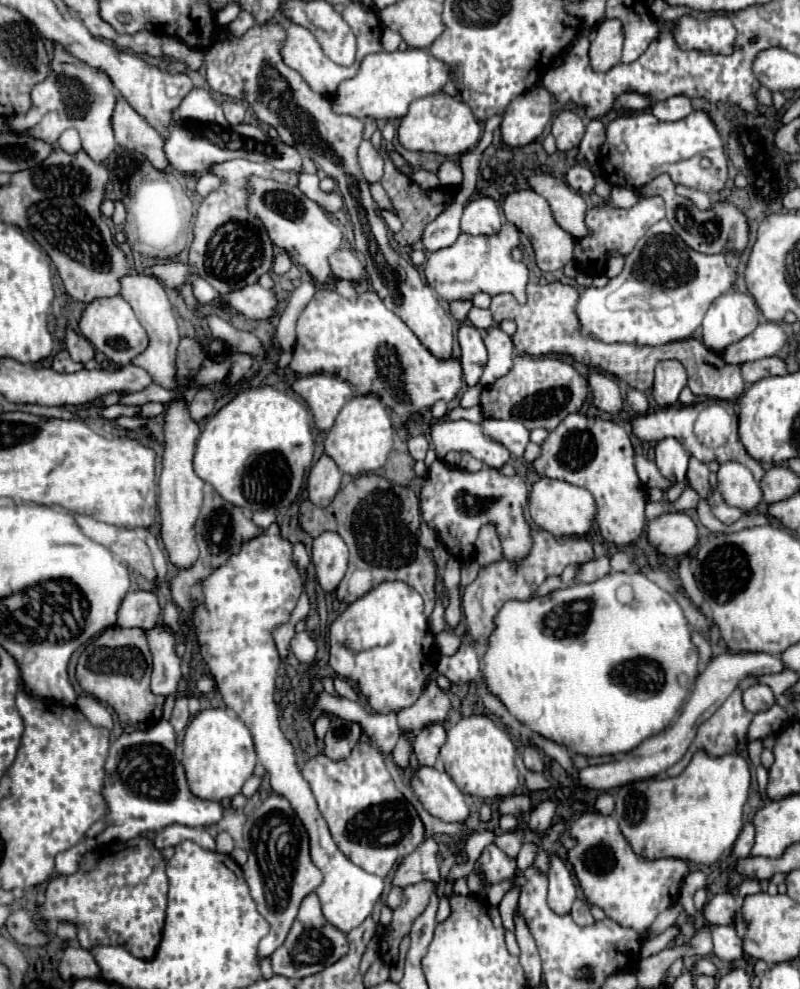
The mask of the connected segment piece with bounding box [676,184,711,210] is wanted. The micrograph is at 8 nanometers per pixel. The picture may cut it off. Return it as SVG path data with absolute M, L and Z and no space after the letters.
M676 186L676 192L679 196L691 200L699 210L709 210L711 208L711 196L705 194L705 192L697 192L693 188L685 188L685 186Z

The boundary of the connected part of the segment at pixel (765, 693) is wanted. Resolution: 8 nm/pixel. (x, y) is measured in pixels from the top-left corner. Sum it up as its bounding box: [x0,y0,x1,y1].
[743,686,775,714]

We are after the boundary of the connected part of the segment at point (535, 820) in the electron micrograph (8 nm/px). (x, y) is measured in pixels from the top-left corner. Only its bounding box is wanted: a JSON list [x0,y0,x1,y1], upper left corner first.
[529,800,557,832]

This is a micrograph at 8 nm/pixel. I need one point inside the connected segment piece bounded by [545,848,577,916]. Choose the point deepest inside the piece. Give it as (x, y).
(562, 892)

